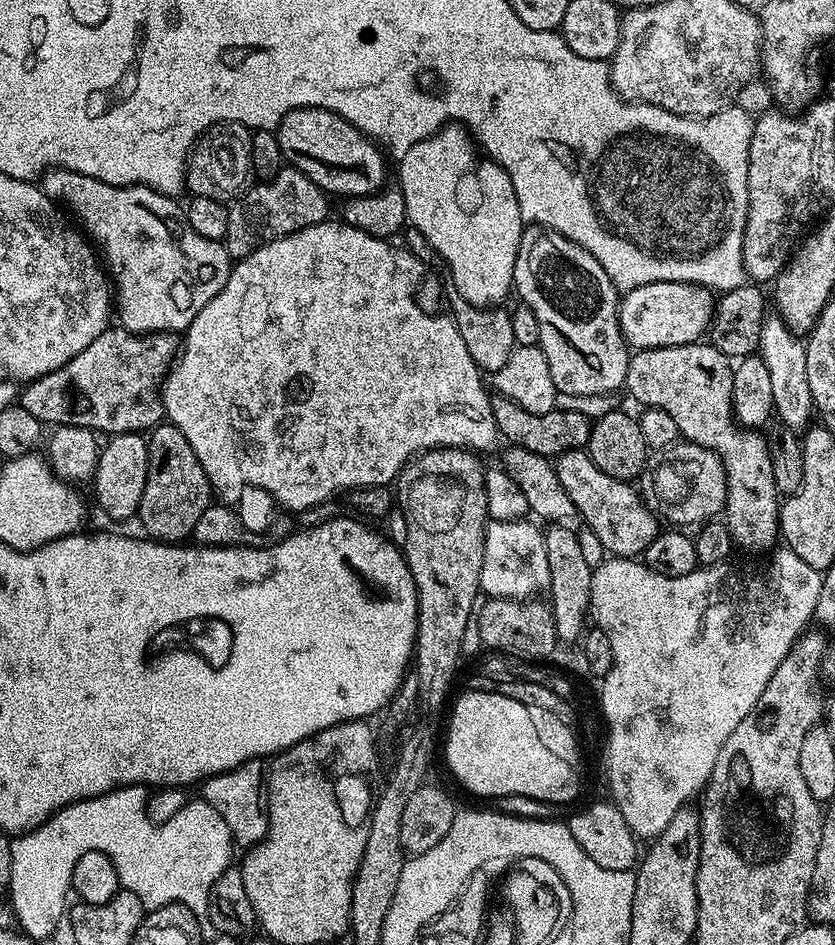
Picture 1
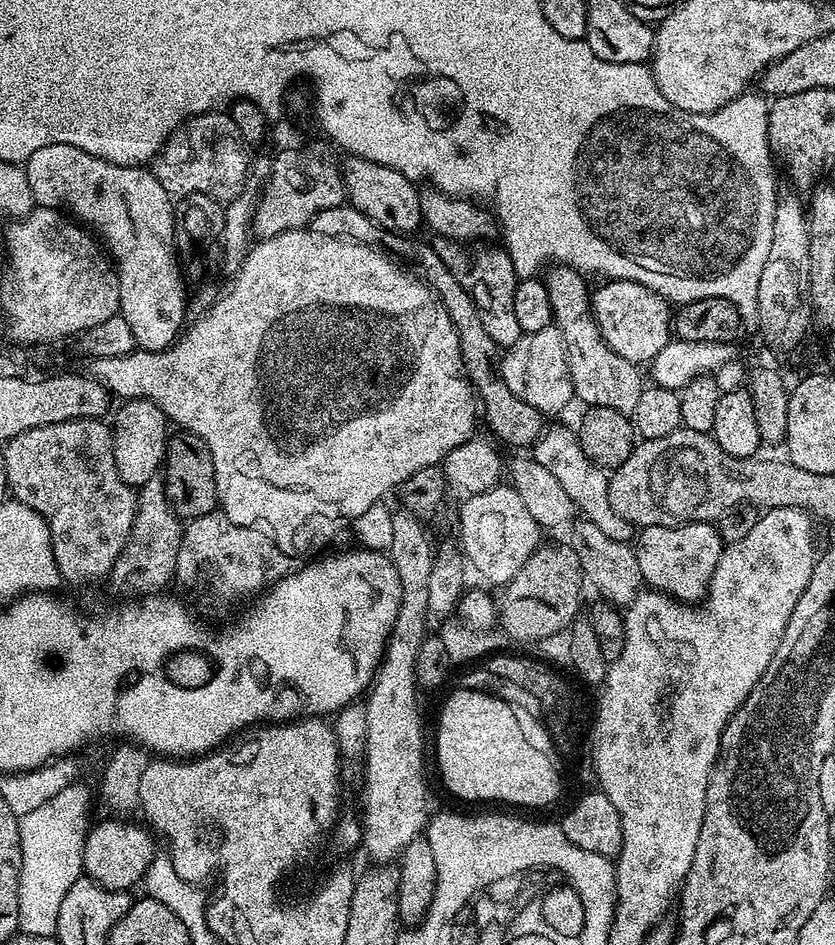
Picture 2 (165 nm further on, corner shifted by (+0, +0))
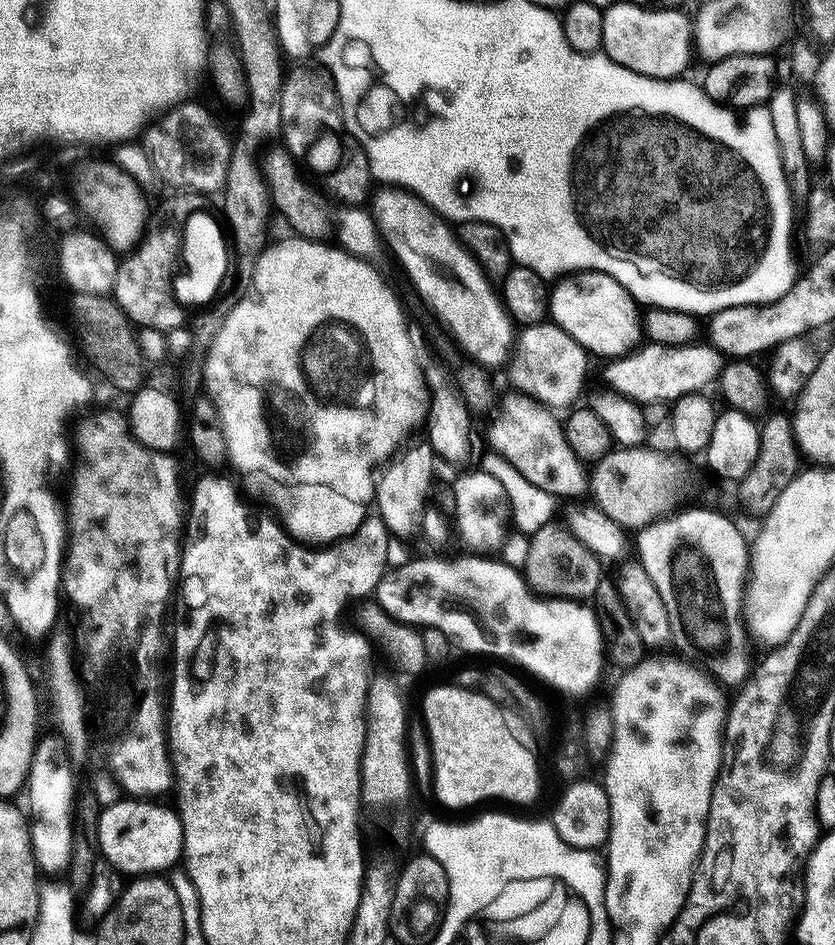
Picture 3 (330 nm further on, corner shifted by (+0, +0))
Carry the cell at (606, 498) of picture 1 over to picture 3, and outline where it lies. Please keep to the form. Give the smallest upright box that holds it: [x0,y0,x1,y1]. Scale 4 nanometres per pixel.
[488,395,590,496]

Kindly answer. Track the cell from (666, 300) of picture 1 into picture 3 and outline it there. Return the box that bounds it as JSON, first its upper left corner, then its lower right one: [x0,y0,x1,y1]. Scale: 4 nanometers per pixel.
[548,272,642,357]

